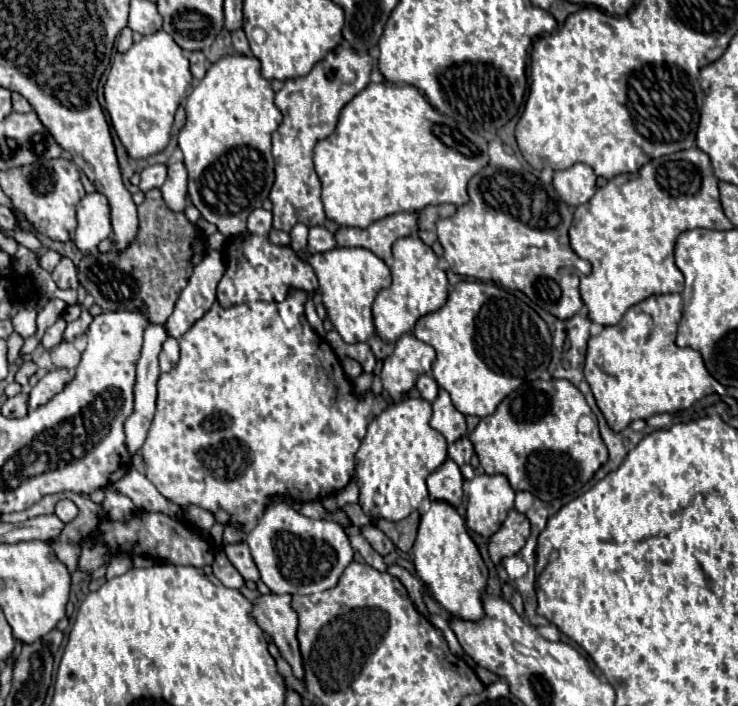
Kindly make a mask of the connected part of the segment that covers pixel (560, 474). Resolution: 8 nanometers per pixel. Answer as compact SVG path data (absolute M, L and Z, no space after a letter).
M556 378L548 382L536 380L516 388L500 402L494 414L484 416L476 430L470 434L470 442L474 444L480 466L484 468L486 474L504 474L516 492L526 490L540 498L542 502L552 502L556 498L578 492L608 460L608 450L598 430L592 430L590 434L580 434L576 430L576 424L584 414L592 416L592 410L572 382Z

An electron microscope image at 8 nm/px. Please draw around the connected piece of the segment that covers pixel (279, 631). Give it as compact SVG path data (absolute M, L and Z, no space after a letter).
M268 594L254 600L252 616L256 618L258 626L268 632L274 644L280 650L280 656L292 666L294 678L304 680L304 668L300 658L300 646L296 642L298 618L296 610L292 610L292 596L290 594Z

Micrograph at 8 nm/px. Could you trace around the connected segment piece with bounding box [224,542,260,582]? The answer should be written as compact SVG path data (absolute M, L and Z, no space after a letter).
M244 542L226 544L224 552L226 552L228 560L236 566L236 570L244 576L244 580L252 580L252 582L260 580L260 572L256 570L256 564L252 562L252 554L248 550L248 544L244 544Z

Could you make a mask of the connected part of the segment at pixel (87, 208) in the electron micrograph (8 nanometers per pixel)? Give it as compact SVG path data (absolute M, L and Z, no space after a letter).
M100 192L86 194L76 206L76 212L78 212L78 228L76 228L74 244L82 252L96 248L102 240L110 238L112 234L110 206L104 194Z

